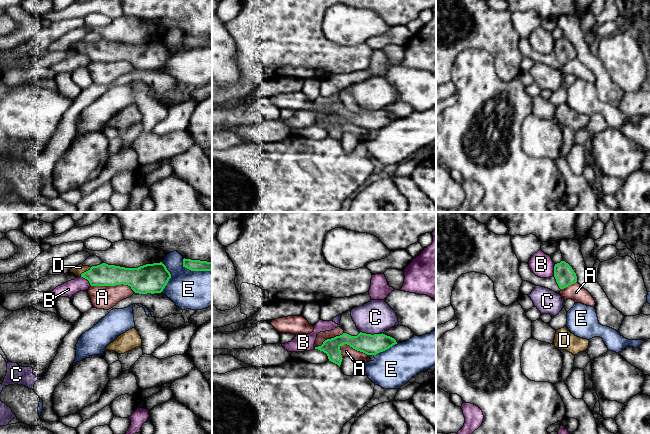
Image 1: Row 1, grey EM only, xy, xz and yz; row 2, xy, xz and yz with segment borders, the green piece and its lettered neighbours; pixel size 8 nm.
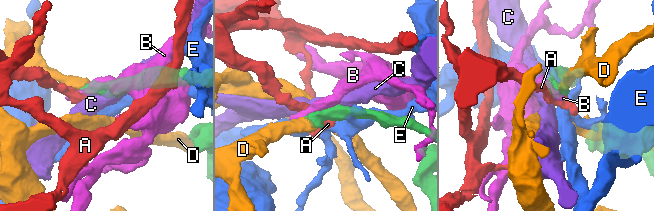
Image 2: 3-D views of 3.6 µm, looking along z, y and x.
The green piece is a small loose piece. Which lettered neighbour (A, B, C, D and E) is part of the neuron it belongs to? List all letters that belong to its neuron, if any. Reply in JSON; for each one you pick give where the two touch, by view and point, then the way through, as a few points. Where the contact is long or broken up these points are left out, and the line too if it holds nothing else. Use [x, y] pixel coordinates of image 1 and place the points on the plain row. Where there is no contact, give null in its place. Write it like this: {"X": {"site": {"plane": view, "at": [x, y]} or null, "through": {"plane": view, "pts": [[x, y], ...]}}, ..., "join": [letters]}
{"D": {"site": {"plane": "xy", "at": [86, 47]}, "through": {"plane": "xy", "pts": [[101, 51], [91, 50], [86, 47], [77, 46]]}}, "join": ["D"]}

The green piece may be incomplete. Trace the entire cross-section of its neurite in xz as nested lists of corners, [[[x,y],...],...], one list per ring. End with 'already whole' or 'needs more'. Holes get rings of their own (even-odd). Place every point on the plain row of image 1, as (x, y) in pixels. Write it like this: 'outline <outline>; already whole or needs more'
outline [[[360,108],[357,112],[343,109],[340,112],[325,116],[321,122],[315,123],[315,125],[326,129],[329,137],[340,143],[343,135],[340,123],[344,120],[367,131],[376,131],[389,125],[397,118],[394,114],[383,109],[371,111]]]; already whole

